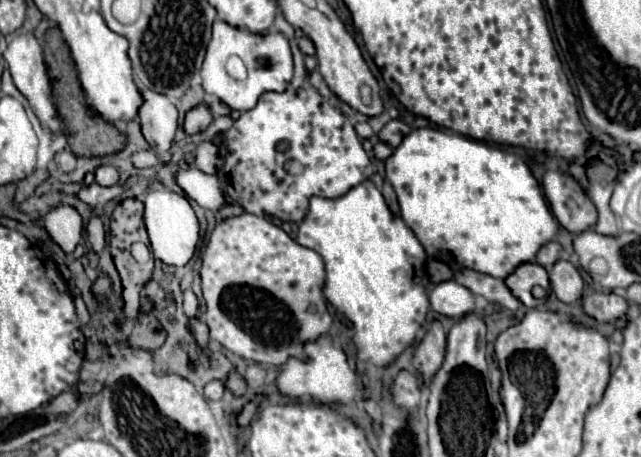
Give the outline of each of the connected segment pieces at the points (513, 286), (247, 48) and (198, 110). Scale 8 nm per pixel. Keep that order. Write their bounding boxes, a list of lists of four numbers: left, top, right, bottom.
[[504,263,550,307],[202,19,292,111],[184,103,212,135]]

